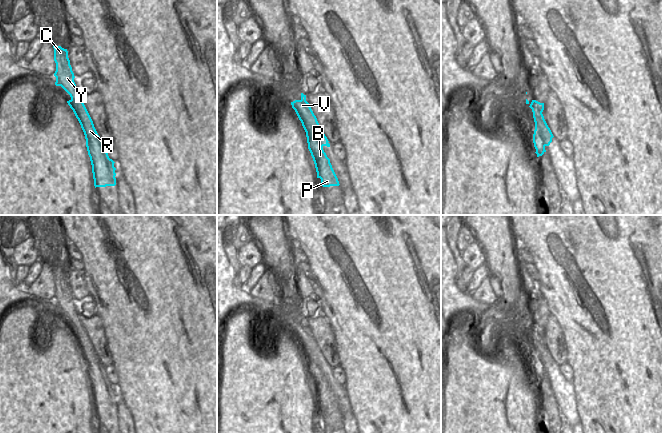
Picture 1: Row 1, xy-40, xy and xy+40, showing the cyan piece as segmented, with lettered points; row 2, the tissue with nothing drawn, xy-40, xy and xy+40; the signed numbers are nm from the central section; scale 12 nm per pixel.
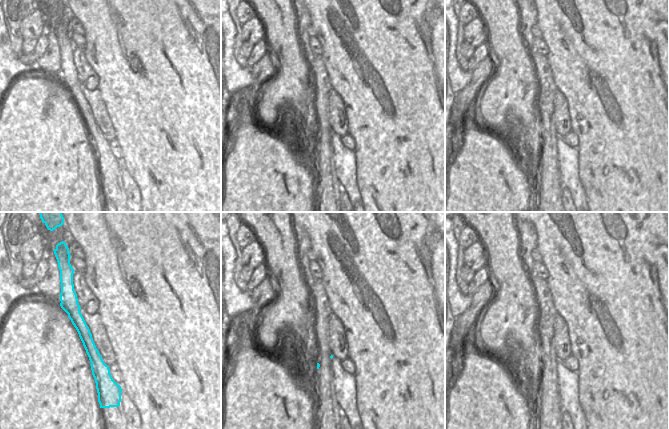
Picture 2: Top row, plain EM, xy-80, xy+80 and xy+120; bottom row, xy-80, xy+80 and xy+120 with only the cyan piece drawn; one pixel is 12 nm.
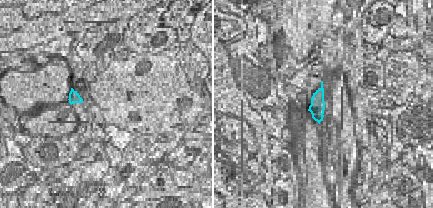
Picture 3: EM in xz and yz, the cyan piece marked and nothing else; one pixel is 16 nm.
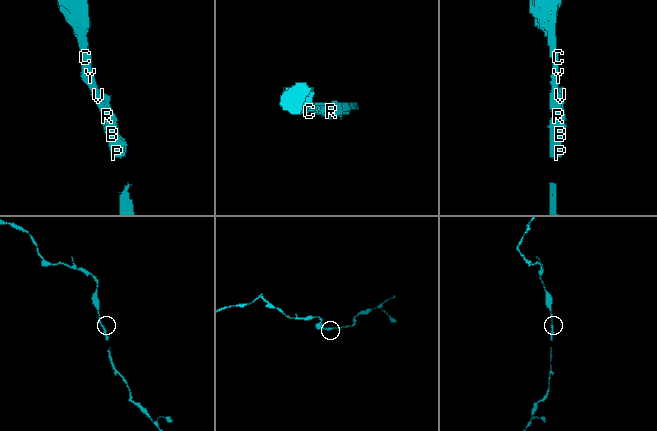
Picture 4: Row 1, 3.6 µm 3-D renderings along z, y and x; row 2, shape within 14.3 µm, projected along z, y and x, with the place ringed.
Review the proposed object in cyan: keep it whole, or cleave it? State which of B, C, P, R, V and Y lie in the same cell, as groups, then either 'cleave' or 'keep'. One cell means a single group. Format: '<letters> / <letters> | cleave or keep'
B C P R V Y | keep

